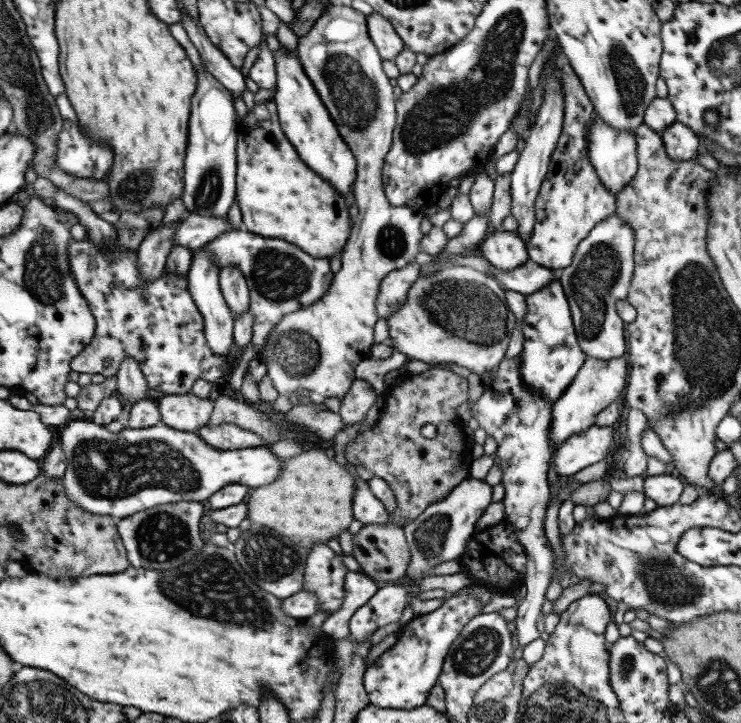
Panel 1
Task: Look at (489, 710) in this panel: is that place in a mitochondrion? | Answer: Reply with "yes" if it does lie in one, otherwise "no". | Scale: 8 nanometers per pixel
yes

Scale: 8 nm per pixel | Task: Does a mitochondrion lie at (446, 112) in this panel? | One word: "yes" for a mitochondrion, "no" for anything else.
yes

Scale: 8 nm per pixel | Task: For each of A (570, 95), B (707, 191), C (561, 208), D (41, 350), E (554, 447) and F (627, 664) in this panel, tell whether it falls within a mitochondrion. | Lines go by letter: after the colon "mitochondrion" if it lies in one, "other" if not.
A: other
B: other
C: other
D: other
E: other
F: mitochondrion

